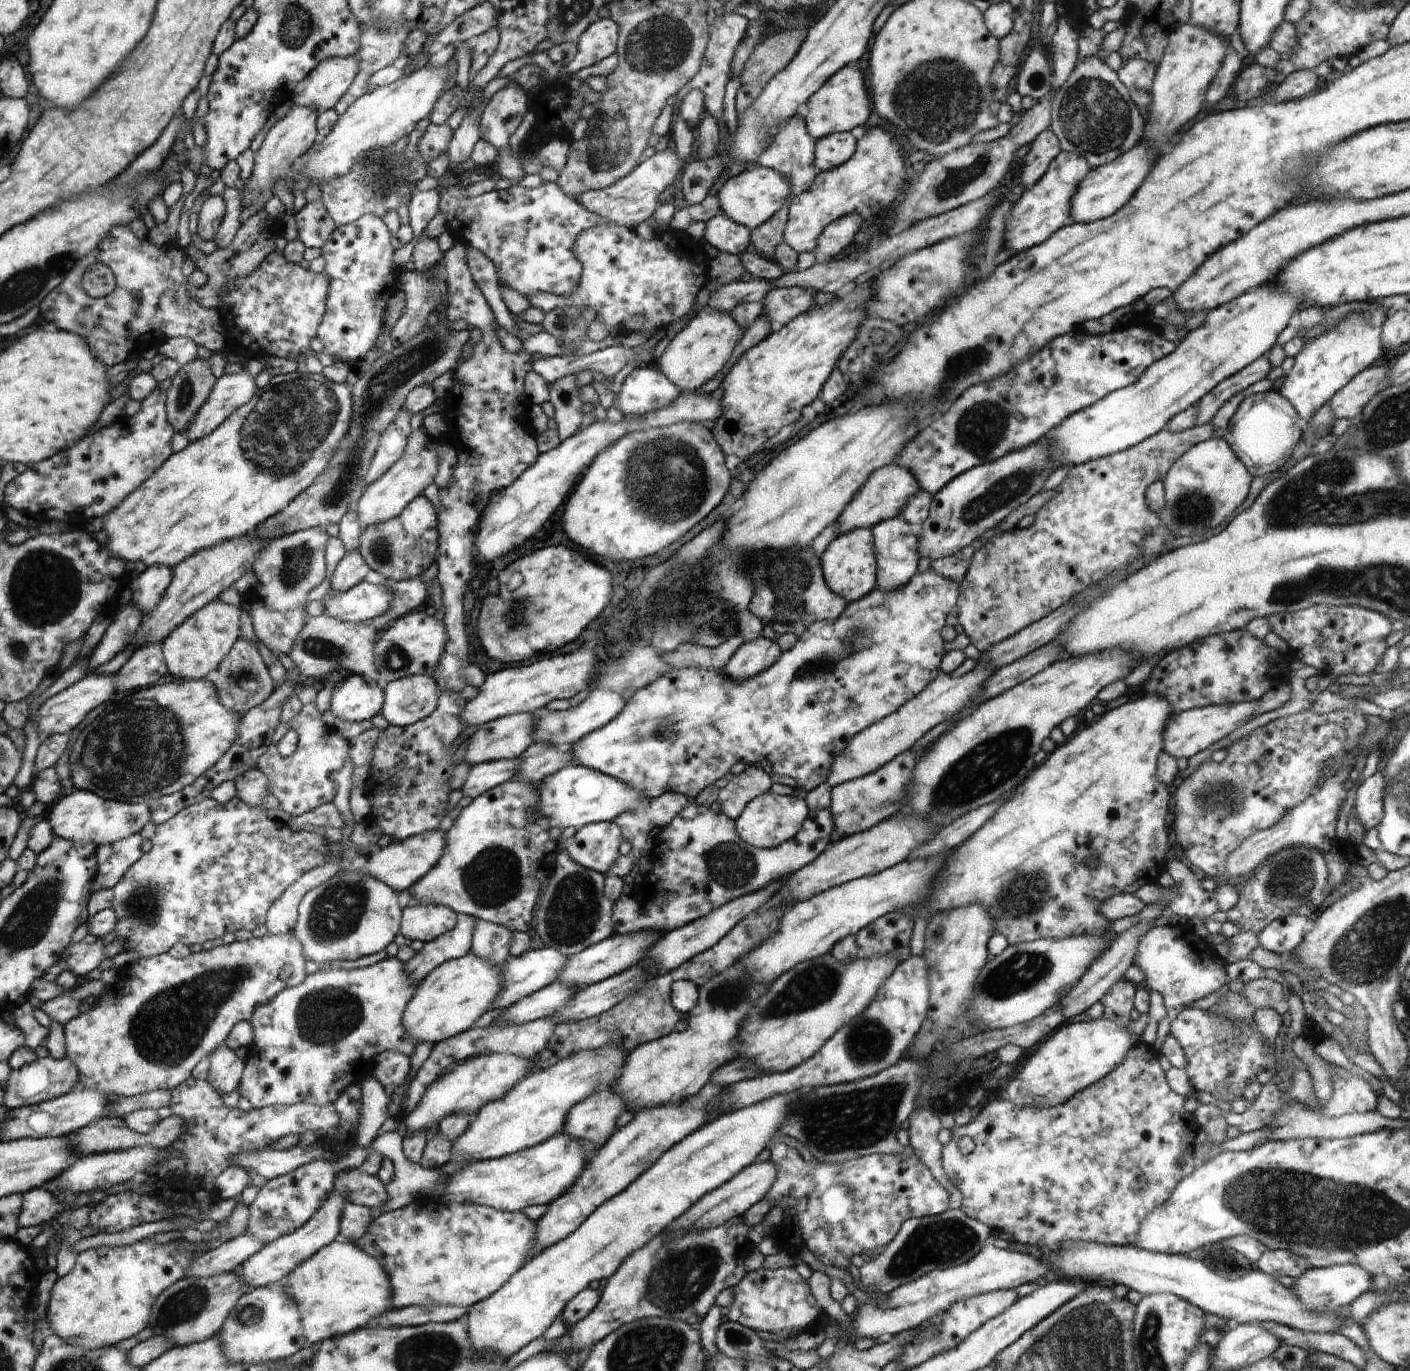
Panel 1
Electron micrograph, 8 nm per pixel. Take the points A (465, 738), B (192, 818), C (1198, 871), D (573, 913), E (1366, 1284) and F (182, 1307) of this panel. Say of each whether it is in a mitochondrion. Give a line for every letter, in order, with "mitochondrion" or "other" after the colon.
A: other
B: other
C: other
D: mitochondrion
E: other
F: mitochondrion

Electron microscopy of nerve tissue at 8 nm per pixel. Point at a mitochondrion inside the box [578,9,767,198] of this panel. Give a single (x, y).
(658, 44)

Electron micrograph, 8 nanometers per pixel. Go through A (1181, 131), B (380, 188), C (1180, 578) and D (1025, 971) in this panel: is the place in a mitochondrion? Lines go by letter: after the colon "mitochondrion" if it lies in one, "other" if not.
A: other
B: mitochondrion
C: other
D: mitochondrion

